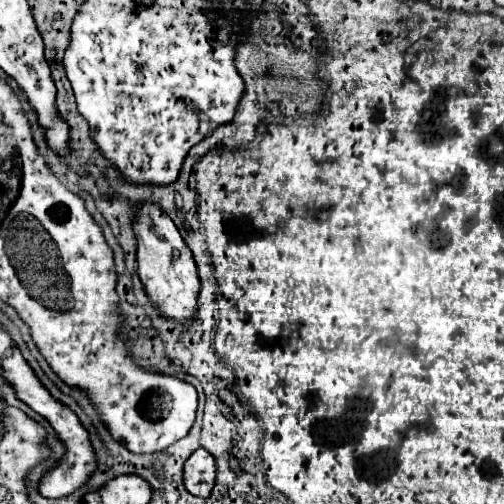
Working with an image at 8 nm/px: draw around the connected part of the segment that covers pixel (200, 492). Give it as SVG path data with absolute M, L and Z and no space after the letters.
M205 448L195 450L185 462L185 474L183 474L185 488L199 498L211 496L211 490L215 486L215 476L217 476L215 458Z

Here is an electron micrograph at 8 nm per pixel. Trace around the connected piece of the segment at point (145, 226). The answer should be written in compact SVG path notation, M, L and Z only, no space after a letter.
M143 204L139 218L135 220L137 234L137 274L143 282L145 294L153 302L155 310L173 322L189 324L197 314L197 296L201 292L201 280L197 276L197 264L189 246L183 242L177 226L155 204Z

